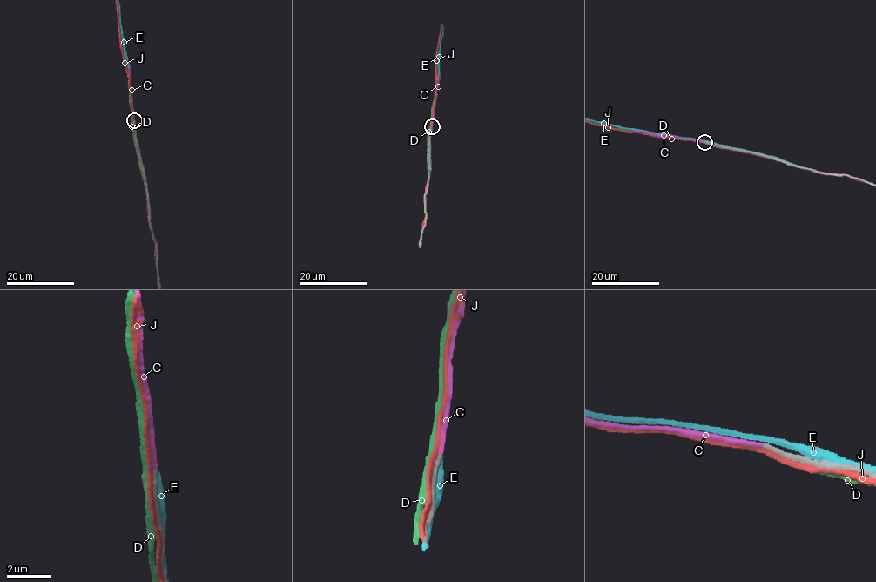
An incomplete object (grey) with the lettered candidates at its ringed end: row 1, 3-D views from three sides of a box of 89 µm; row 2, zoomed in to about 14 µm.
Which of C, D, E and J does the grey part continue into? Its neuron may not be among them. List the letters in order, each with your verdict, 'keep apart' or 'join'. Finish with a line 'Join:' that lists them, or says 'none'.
C: join
D: keep apart
E: keep apart
J: keep apart
Join: C

